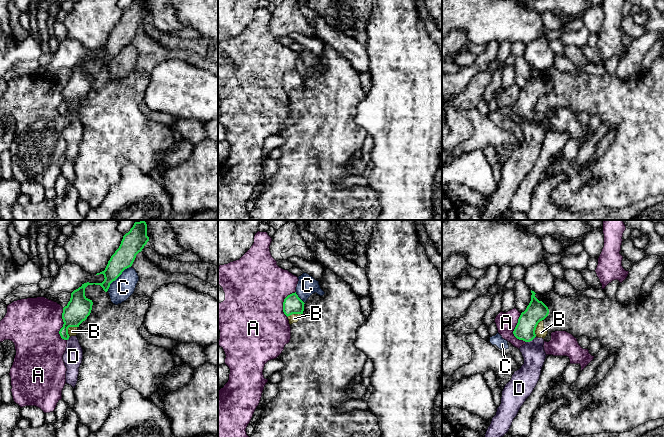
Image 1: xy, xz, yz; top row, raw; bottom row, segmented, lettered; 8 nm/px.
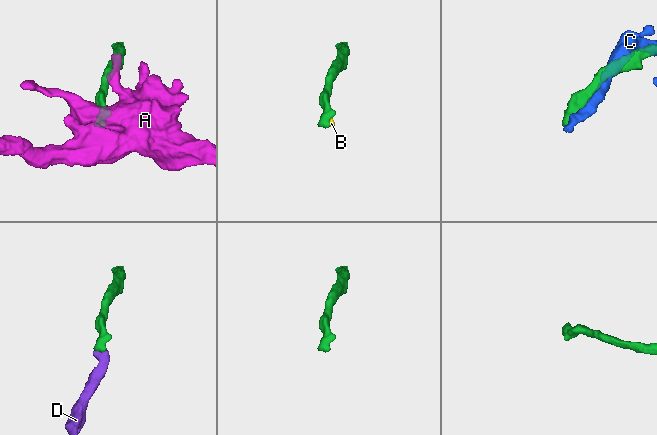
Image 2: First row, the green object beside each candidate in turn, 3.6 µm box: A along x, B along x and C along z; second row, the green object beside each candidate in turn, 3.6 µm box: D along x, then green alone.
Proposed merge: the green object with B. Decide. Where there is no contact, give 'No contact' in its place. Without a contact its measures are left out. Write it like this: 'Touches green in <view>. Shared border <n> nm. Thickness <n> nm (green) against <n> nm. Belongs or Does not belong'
Touches green in xy. Shared border 110 nm. Thickness 200 nm (green) against 80 nm. Does not belong

